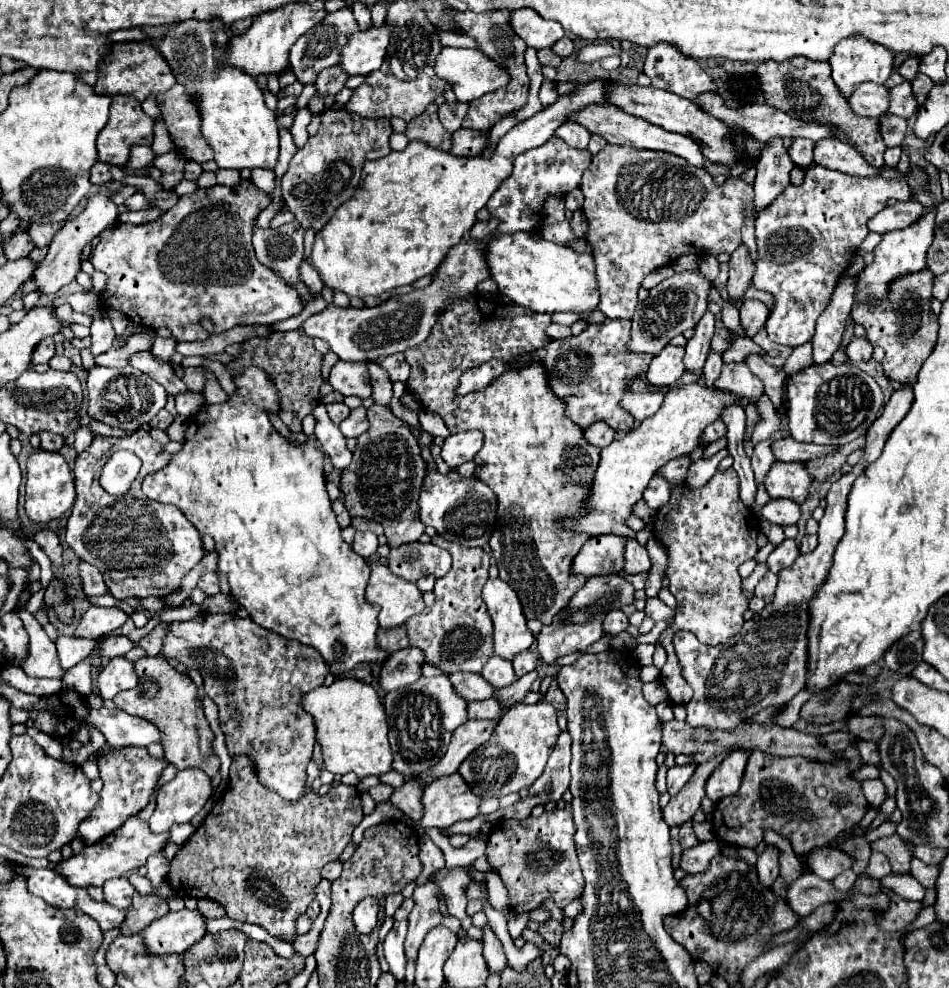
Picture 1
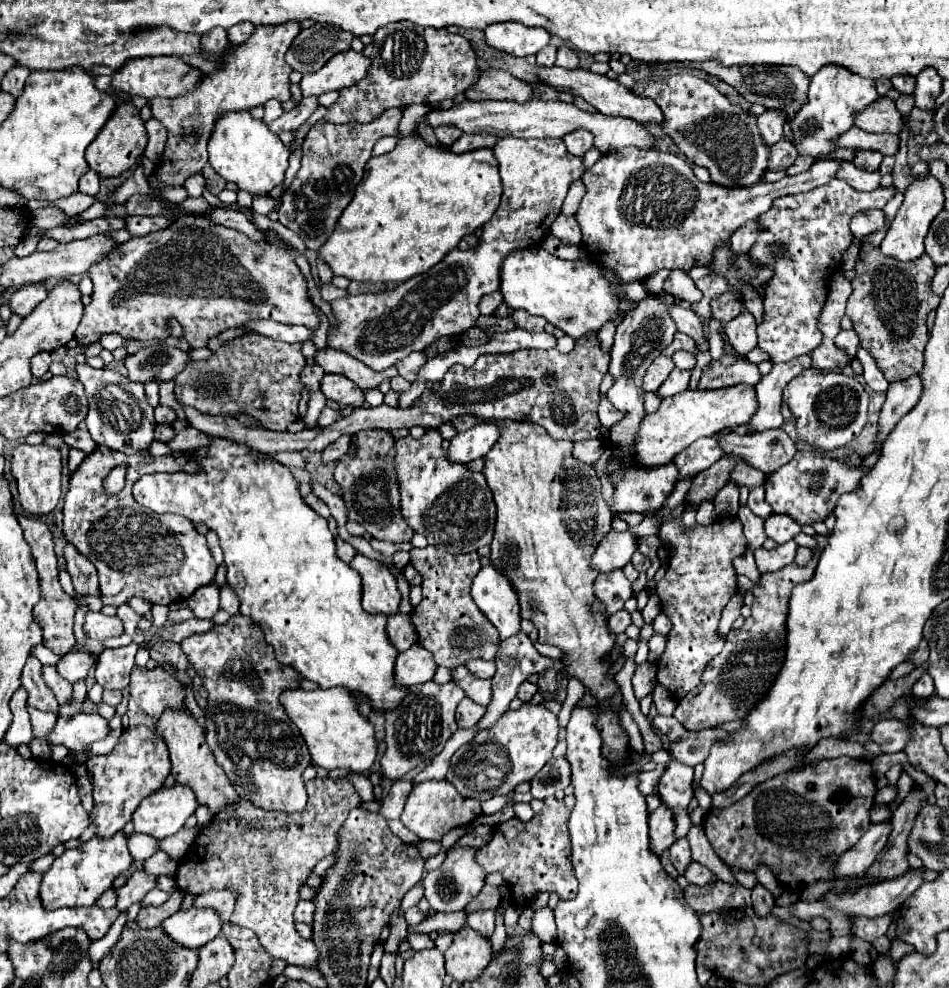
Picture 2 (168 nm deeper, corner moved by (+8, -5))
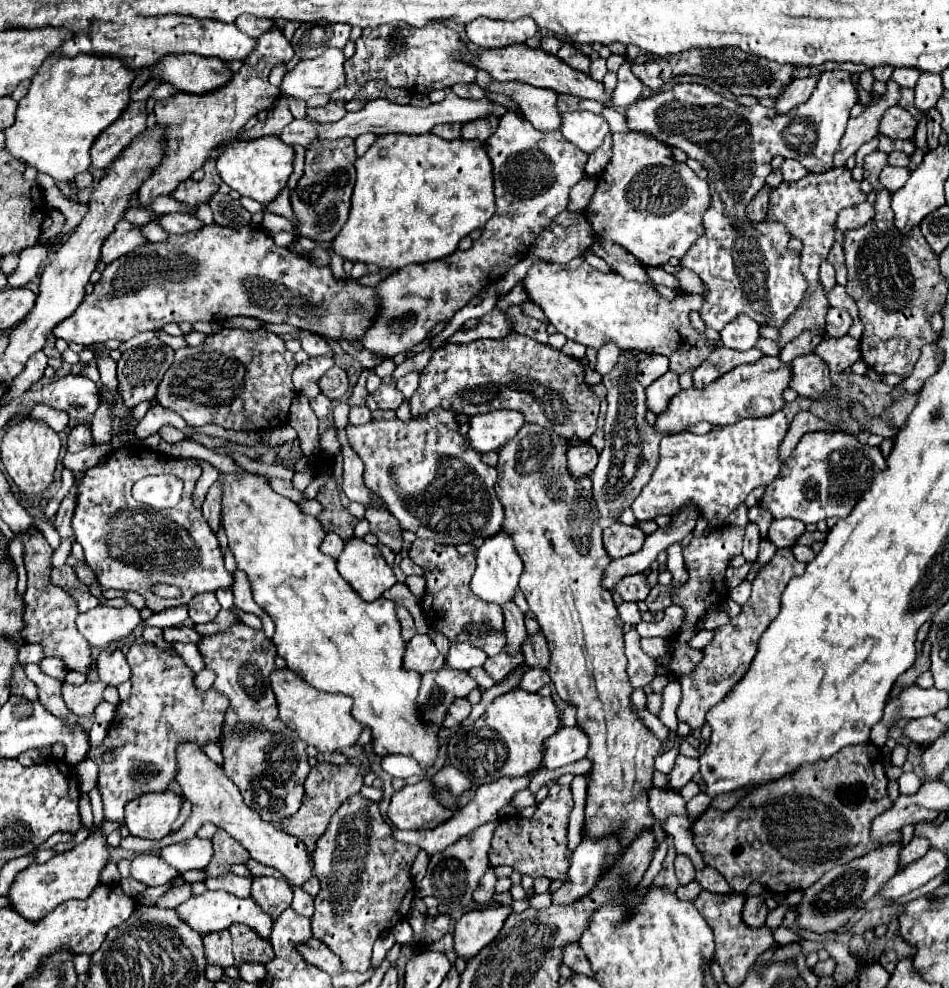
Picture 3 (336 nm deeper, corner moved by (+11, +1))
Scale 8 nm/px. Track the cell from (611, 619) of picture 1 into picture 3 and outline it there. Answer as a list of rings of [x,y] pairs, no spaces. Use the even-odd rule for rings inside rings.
[[[622,602],[618,606],[618,614],[620,614],[622,622],[626,622],[626,624],[638,624],[642,620],[640,610],[638,610],[638,606],[634,602]]]

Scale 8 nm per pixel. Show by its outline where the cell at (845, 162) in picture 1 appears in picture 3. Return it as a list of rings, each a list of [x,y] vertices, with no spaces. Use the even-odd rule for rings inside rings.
[[[884,166],[880,176],[878,176],[878,182],[890,190],[890,192],[896,192],[898,188],[904,186],[904,182],[908,180],[908,170],[906,168],[892,168],[892,166]]]

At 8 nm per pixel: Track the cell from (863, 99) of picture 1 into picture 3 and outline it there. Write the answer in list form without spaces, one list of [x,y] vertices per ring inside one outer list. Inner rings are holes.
[[[892,106],[884,112],[884,116],[880,120],[880,126],[878,126],[878,132],[888,136],[888,138],[908,140],[916,132],[916,120],[902,106]]]

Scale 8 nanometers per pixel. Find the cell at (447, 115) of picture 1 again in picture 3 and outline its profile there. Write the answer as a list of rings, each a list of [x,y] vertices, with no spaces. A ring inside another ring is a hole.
[[[440,124],[432,128],[432,134],[444,138],[444,140],[456,140],[460,138],[460,124]]]

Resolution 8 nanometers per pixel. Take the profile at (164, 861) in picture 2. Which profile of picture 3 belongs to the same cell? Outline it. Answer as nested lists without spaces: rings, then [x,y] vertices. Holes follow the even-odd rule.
[[[190,838],[182,844],[172,844],[160,850],[160,858],[176,868],[180,874],[186,870],[202,870],[212,858],[212,842],[202,838]]]

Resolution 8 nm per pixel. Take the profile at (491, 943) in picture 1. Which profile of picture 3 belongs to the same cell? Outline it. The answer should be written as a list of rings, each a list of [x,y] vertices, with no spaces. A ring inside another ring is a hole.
[[[492,868],[488,870],[488,874],[480,880],[480,886],[474,894],[474,902],[480,906],[490,906],[492,898],[494,898],[494,884],[496,884],[496,874],[492,872]]]

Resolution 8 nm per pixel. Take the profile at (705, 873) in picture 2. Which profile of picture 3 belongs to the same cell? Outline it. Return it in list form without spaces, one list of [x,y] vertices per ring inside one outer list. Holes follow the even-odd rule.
[[[704,866],[702,870],[696,870],[696,882],[710,892],[718,892],[718,894],[730,894],[730,886],[726,882],[726,878],[722,878],[722,874],[718,874],[716,868],[712,866]]]

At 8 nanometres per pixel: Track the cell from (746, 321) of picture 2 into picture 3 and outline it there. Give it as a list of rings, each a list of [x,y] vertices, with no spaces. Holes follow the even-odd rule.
[[[738,314],[732,322],[728,322],[728,326],[724,326],[724,330],[720,332],[720,338],[722,338],[722,344],[726,348],[732,348],[732,350],[750,350],[756,340],[758,340],[758,324],[748,318],[746,314]]]

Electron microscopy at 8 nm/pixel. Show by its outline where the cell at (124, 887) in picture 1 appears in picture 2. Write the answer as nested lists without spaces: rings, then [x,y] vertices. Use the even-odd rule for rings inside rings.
[[[135,870],[125,886],[117,888],[117,908],[127,910],[131,904],[141,902],[149,890],[157,888],[157,876],[147,876],[143,870]]]

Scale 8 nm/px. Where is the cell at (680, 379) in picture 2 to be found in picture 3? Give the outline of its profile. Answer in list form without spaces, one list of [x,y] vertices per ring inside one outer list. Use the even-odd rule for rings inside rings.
[[[668,370],[664,376],[660,376],[656,382],[652,382],[652,386],[646,388],[648,410],[652,410],[654,414],[660,414],[660,410],[664,410],[664,406],[668,406],[670,398],[678,392],[680,392],[678,374]]]

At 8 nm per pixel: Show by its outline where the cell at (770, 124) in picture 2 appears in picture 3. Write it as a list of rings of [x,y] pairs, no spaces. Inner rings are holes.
[[[818,76],[816,78],[800,78],[800,80],[794,80],[780,98],[776,98],[776,104],[774,104],[774,110],[778,114],[786,114],[790,112],[794,106],[806,102],[806,98],[810,98],[814,86],[818,82]]]

